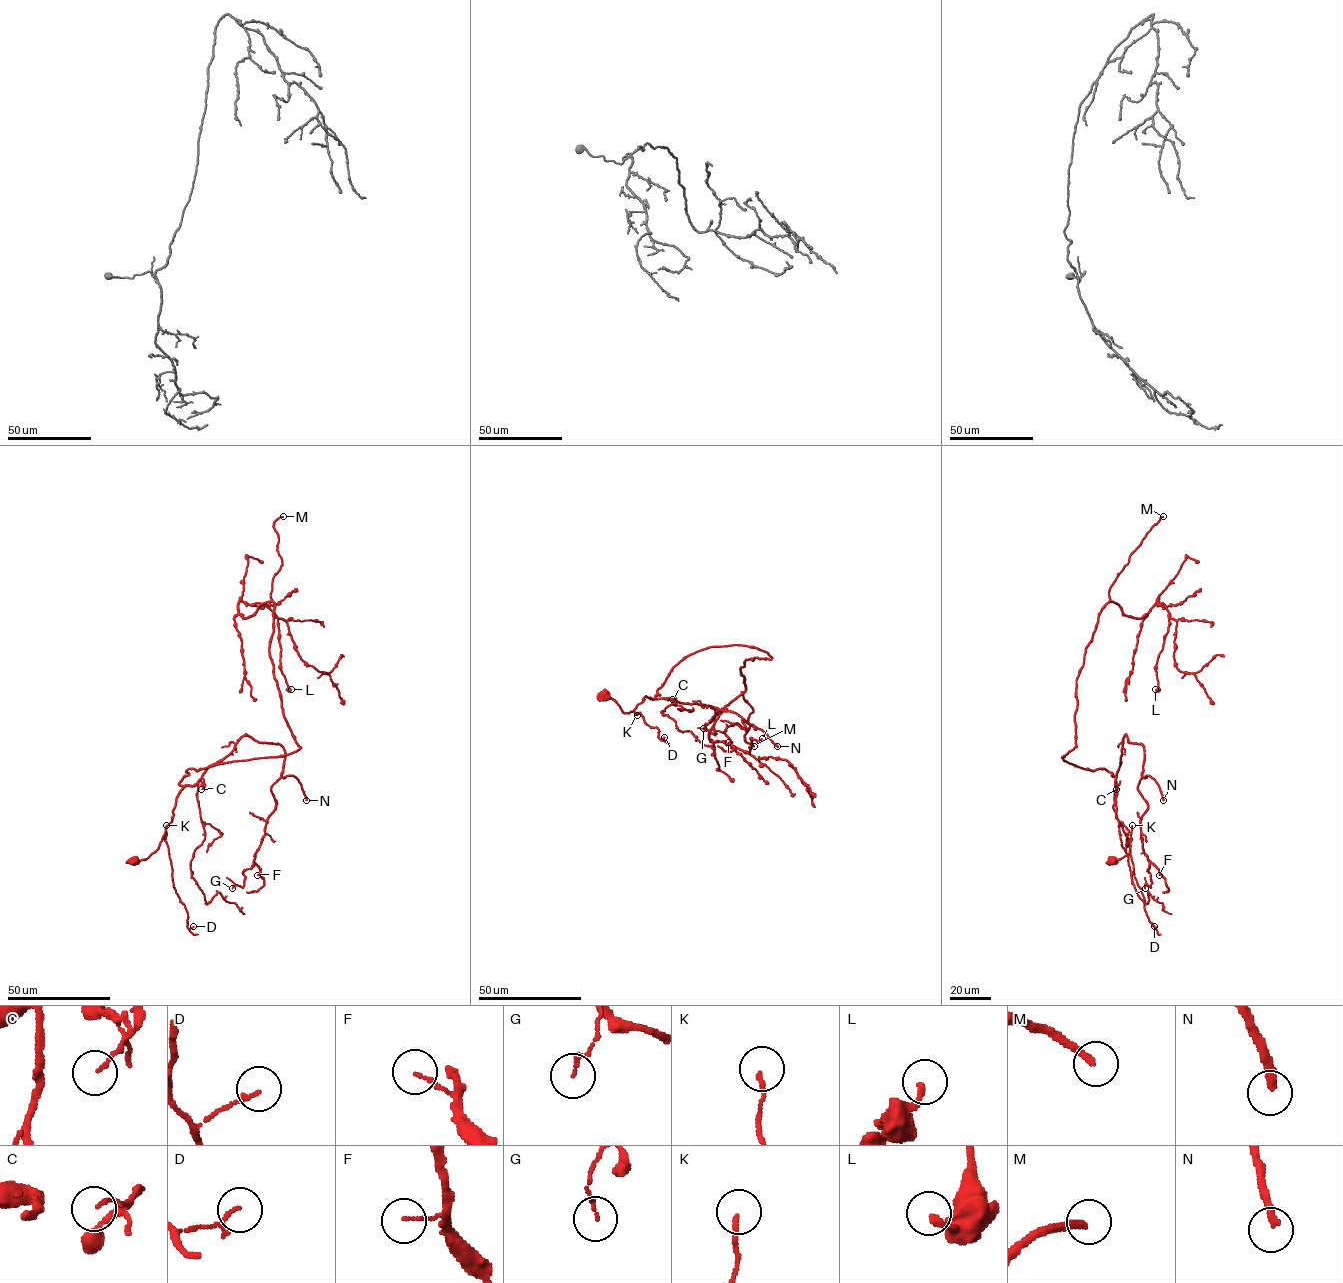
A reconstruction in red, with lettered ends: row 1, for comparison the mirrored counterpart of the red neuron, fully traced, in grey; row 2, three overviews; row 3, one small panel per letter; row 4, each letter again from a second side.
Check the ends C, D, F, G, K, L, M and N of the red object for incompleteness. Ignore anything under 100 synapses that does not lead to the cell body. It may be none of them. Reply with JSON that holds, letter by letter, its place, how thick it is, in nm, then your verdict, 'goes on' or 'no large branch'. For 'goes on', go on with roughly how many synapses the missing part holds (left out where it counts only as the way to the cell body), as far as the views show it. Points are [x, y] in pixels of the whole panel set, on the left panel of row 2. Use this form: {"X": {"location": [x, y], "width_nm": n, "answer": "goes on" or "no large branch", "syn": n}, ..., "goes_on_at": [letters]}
{"C": {"location": [201, 789], "width_nm": 100, "answer": "no large branch"}, "D": {"location": [193, 926], "width_nm": 120, "answer": "no large branch"}, "F": {"location": [257, 875], "width_nm": 100, "answer": "no large branch"}, "G": {"location": [232, 888], "width_nm": 120, "answer": "no large branch"}, "K": {"location": [166, 825], "width_nm": 130, "answer": "no large branch"}, "L": {"location": [291, 689], "width_nm": 200, "answer": "no large branch"}, "M": {"location": [283, 516], "width_nm": 240, "answer": "goes on", "syn": 160}, "N": {"location": [306, 800], "width_nm": 280, "answer": "no large branch"}, "goes_on_at": ["M"]}

